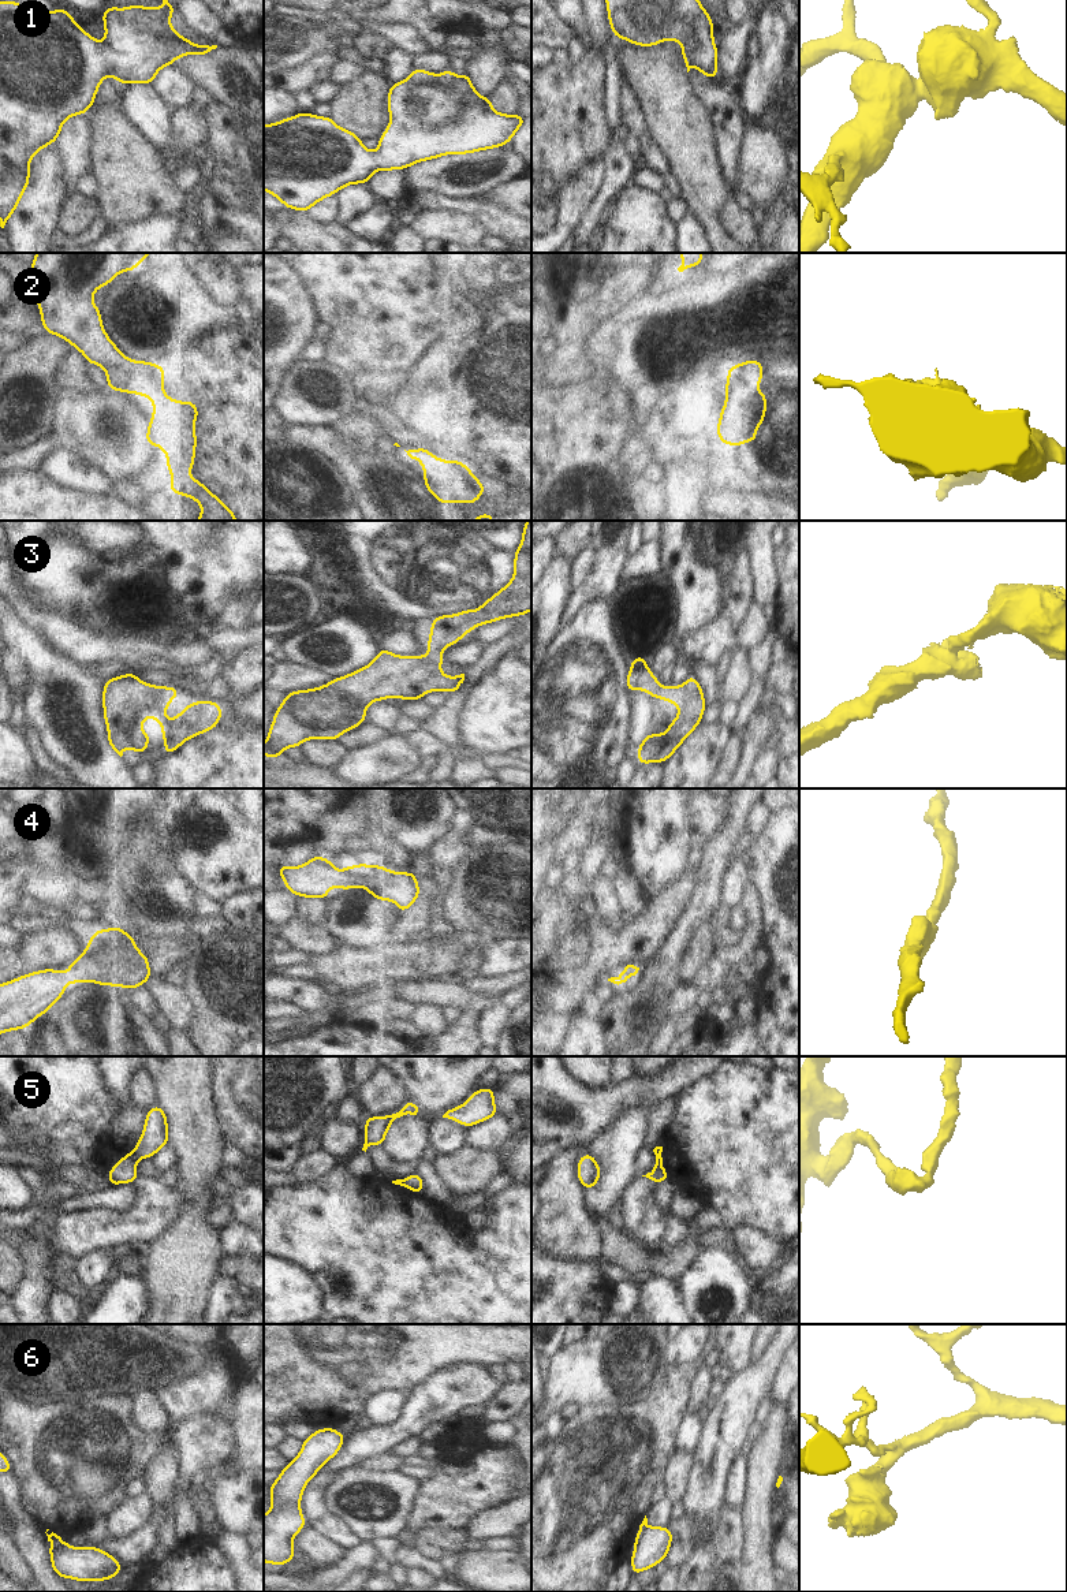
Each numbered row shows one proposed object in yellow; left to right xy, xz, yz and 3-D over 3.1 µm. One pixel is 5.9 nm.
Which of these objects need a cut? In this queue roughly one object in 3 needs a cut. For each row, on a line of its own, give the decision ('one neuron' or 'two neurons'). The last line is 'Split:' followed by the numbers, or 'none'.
1: one neuron
2: one neuron
3: one neuron
4: one neuron
5: two neurons
6: two neurons
Split: 5, 6

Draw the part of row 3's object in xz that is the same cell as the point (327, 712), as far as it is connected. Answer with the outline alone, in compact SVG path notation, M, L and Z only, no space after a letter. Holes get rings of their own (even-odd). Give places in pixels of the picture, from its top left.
M531 521L522 527L522 541L514 552L514 575L497 593L484 601L480 608L463 609L459 614L439 615L429 622L432 630L428 637L426 656L400 656L381 648L376 657L365 667L344 676L309 690L294 690L286 693L286 698L276 708L273 722L264 742L264 756L280 760L281 752L288 747L301 747L307 741L337 741L346 731L351 731L366 723L366 708L376 701L387 698L402 698L403 701L421 700L426 693L448 691L456 693L465 674L448 676L441 672L444 661L443 649L459 644L462 637L475 627L489 625L501 619L523 616L531 611Z

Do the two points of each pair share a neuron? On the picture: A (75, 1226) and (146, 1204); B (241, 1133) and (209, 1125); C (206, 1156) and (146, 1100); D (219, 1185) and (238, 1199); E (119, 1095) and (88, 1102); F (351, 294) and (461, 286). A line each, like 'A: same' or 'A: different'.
A: same
B: different
C: different
D: same
E: different
F: same

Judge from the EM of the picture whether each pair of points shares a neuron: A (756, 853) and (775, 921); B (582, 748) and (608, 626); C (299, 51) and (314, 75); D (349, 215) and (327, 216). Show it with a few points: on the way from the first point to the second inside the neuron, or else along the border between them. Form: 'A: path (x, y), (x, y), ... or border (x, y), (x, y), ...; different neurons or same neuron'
A: path (771, 869), (775, 905); same neuron
B: path (582, 718), (582, 682), (590, 656); same neuron
C: border (338, 55), (319, 53), (301, 64), (278, 73); different neurons
D: border (336, 194), (339, 220); different neurons

